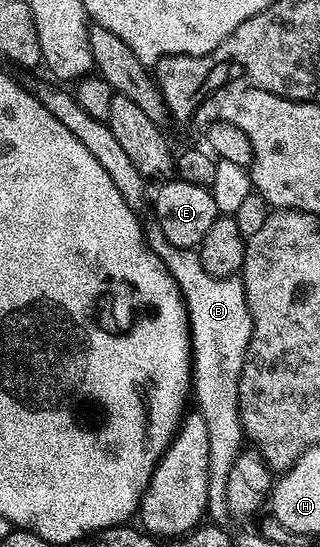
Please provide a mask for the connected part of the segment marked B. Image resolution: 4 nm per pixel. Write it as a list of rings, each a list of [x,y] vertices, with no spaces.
[[[155,233],[155,237],[146,237],[147,246],[163,260],[169,275],[179,288],[179,294],[183,297],[183,306],[187,308],[187,324],[191,334],[191,389],[197,411],[201,419],[205,419],[205,431],[209,431],[209,463],[207,474],[209,475],[209,487],[207,488],[207,517],[212,522],[223,523],[228,520],[226,503],[226,484],[229,483],[229,471],[237,459],[240,450],[244,448],[245,438],[243,424],[239,418],[239,380],[241,371],[246,361],[247,343],[249,338],[249,303],[245,299],[242,280],[238,276],[214,277],[201,267],[201,259],[195,249],[177,247],[169,243],[169,239],[163,237],[163,233]]]

